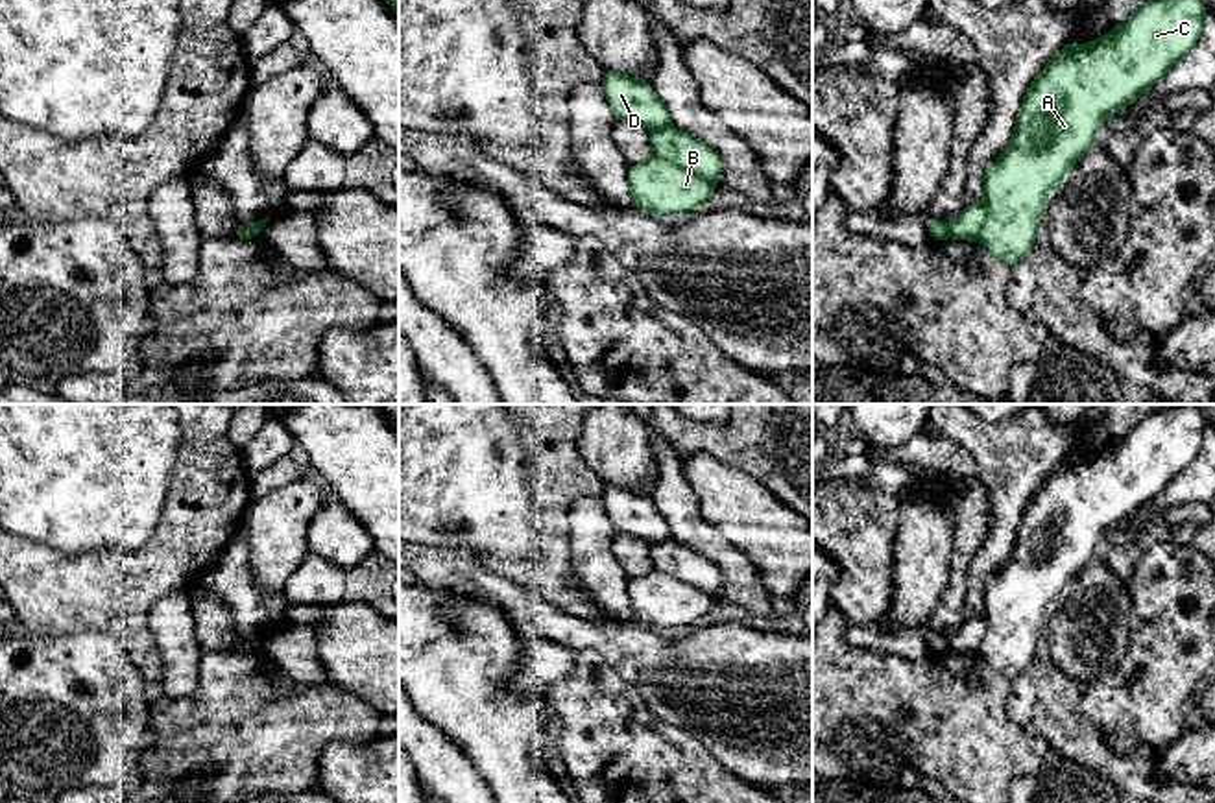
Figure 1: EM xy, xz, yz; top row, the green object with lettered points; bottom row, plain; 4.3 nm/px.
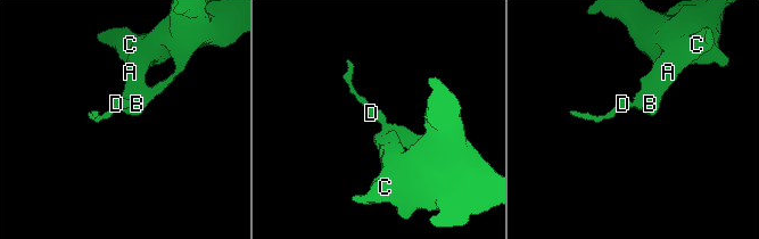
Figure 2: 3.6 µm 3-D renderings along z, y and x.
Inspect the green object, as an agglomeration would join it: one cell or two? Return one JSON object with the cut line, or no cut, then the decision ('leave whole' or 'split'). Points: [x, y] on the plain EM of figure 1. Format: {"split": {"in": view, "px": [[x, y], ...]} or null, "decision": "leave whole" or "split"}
{"split": {"in": "xz", "px": [[669, 538], [652, 545]]}, "decision": "split"}

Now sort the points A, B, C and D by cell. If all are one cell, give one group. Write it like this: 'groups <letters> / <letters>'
groups A B C / D

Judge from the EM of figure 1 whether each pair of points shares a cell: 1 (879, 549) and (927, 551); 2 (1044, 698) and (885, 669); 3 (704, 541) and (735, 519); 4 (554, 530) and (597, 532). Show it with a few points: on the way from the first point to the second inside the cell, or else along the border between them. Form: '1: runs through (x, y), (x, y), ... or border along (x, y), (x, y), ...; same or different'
1: border along (900, 506), (894, 541), (894, 587), (890, 591); different
2: border along (1010, 680), (1007, 713), (1027, 731); different
3: border along (693, 493), (698, 514), (750, 558); different
4: border along (595, 497), (569, 506), (575, 573); different

